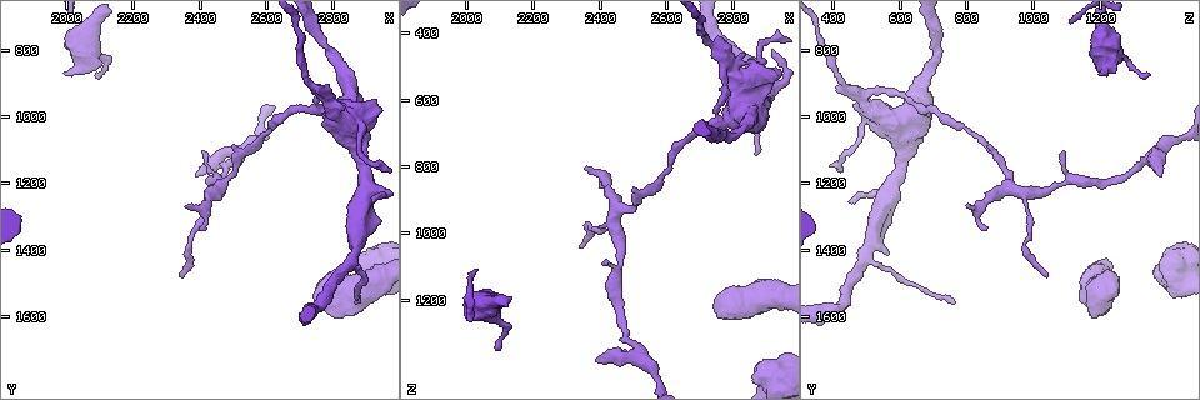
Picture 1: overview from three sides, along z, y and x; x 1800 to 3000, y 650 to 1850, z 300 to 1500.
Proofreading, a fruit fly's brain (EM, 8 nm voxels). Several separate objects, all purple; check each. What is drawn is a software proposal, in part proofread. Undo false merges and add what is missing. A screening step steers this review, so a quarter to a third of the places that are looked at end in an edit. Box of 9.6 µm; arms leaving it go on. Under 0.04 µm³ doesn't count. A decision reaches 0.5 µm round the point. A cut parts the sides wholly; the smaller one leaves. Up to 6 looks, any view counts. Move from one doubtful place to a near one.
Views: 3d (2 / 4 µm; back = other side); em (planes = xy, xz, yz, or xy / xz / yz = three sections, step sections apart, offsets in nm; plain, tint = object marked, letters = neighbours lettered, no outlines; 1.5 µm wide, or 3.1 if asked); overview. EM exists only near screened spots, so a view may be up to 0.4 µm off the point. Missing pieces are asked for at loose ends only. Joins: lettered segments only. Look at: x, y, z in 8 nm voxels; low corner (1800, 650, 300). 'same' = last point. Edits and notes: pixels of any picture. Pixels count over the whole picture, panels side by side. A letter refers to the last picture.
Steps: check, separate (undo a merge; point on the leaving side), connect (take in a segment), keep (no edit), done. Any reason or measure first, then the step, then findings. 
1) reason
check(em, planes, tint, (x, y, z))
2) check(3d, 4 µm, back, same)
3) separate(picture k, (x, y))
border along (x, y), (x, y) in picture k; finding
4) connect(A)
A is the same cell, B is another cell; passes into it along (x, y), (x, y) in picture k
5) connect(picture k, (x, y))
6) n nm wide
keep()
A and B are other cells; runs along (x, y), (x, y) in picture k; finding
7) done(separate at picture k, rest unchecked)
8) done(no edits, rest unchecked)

thick end
check(3d, 4 µm, (2000, 860, 1210))

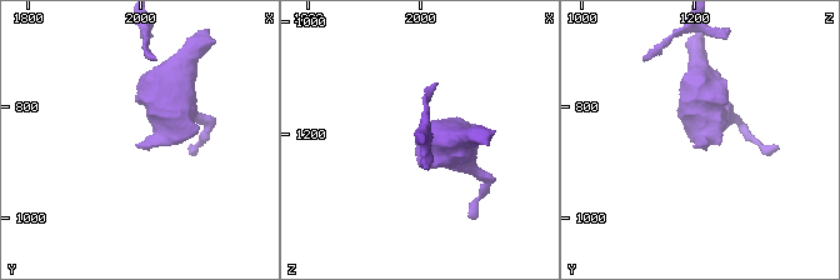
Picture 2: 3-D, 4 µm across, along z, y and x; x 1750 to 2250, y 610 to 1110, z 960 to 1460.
now the EM
check(em, yz, step 8, letters, (1995, 875, 1210))

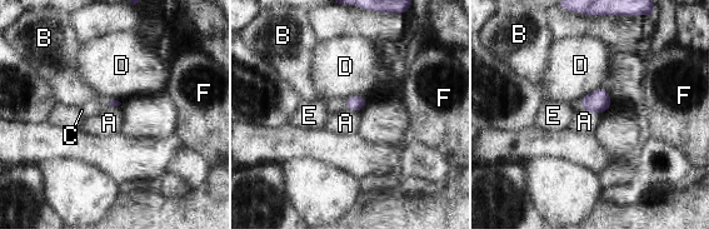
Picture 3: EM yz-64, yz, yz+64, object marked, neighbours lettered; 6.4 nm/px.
connect(C)
C is the same cell, A, B, D, E and F are other cells; passes into it along (354, 103), (346, 104), (333, 105) in picture 3; the neuron continues

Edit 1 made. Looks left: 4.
free end
check(em, planes, letters, (2920, 1260, 460))

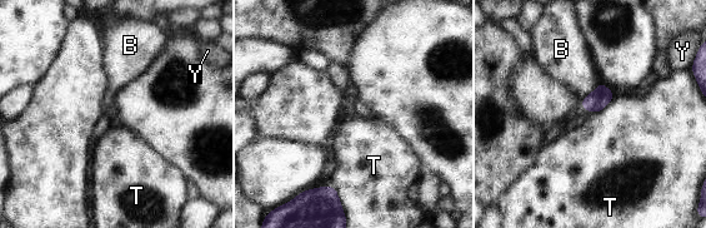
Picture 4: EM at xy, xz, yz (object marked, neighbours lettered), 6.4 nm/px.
keep()
B, T and Y are other cells; border along (615, 95), (595, 113) in picture 4; none of them fits

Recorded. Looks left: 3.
done(connect at picture 3, rest unchecked)

